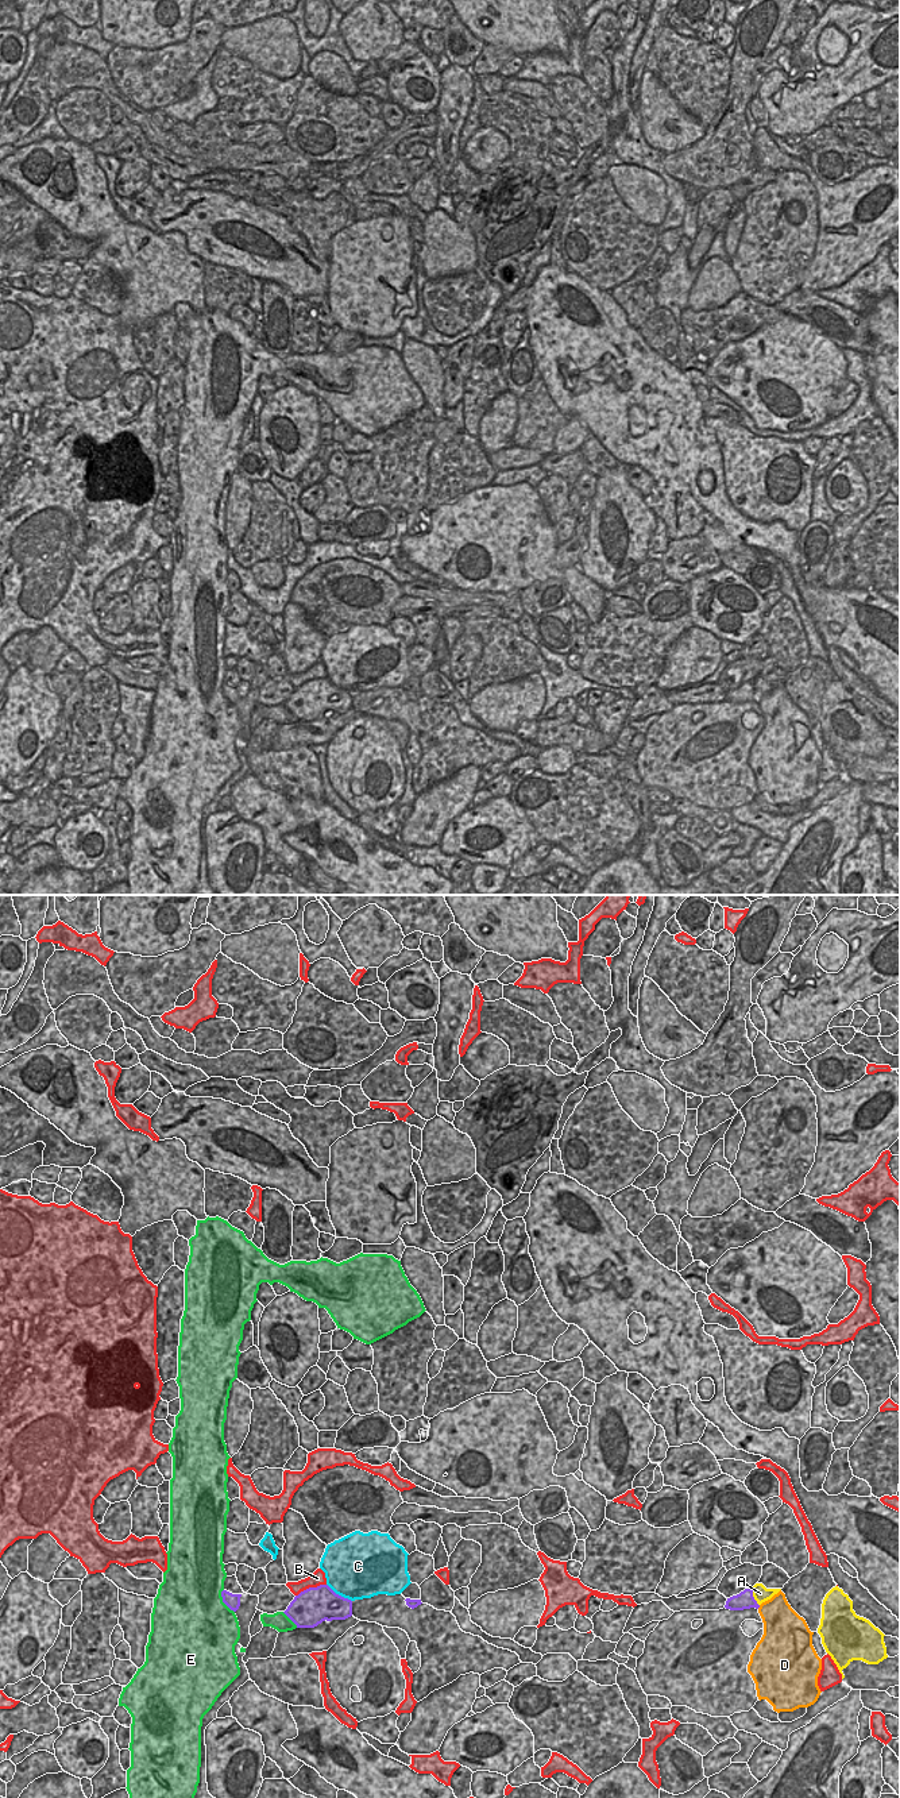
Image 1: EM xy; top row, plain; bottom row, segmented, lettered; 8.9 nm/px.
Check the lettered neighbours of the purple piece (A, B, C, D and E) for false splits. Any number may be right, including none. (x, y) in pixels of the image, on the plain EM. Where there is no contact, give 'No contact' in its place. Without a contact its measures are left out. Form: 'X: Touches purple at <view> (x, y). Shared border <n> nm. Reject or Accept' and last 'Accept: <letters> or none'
A: Touches purple at xy (753, 690). Shared border 170 nm. Reject
B: Touches purple at xy (311, 680). Shared border 300 nm. Reject
C: Touches purple at xy (338, 687). Shared border 280 nm. Reject
D: Touches purple at xy (758, 699). Shared border 50 nm. Reject
E: Touches purple at xy (223, 694). Shared border 240 nm. Reject
Accept: none

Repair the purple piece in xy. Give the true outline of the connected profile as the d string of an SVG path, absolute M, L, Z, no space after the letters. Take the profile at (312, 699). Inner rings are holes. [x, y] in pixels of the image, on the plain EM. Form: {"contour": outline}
{"contour": "M328 678L301 684L283 705L297 721L314 721L322 714L352 709L352 694L336 687Z"}

